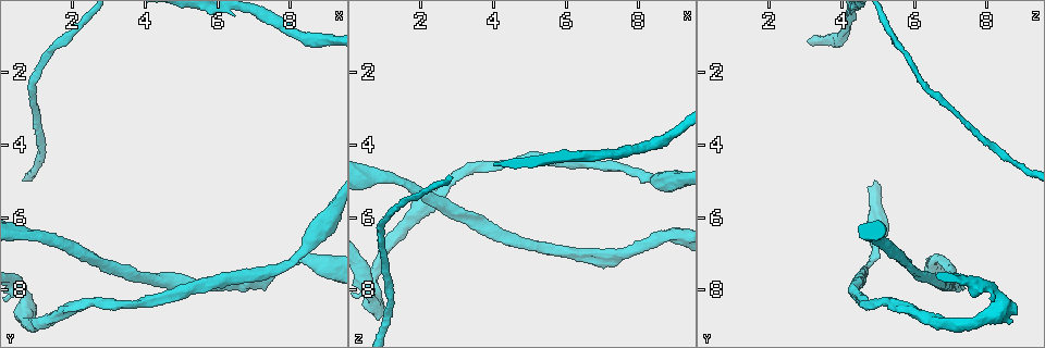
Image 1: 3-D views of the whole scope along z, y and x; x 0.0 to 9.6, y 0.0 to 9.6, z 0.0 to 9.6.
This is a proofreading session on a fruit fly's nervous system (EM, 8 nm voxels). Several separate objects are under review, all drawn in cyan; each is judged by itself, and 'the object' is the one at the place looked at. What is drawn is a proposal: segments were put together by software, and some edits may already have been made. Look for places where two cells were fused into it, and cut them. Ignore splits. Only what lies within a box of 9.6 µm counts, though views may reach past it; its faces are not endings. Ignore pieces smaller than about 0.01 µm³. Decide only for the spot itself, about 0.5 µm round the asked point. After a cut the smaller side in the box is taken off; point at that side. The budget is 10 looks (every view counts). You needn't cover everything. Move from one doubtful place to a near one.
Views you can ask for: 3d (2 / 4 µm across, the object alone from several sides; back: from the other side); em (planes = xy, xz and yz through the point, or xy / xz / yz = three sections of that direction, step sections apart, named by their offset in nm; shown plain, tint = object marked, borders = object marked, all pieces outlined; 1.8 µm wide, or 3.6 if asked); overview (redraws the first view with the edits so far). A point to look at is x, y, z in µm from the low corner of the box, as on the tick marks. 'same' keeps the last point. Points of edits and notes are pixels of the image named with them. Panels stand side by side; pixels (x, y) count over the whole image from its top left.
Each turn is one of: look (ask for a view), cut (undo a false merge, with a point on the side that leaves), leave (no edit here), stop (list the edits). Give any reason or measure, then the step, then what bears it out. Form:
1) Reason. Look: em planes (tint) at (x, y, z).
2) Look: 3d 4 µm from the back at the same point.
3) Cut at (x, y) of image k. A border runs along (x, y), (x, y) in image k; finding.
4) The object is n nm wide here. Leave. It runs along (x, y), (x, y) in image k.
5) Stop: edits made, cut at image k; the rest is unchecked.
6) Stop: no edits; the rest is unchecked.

Abrupt turn. Look: 3d 4 µm at (0.70, 8.35, 8.40).

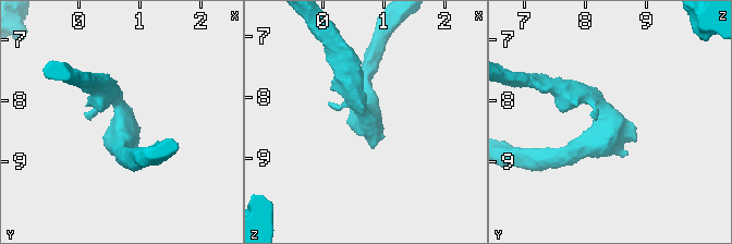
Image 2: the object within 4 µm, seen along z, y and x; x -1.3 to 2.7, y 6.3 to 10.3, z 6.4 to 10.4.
The arms are 240, 300 nm wide. Look: em xz step 4 (plain) at (0.75, 8.30, 8.40).

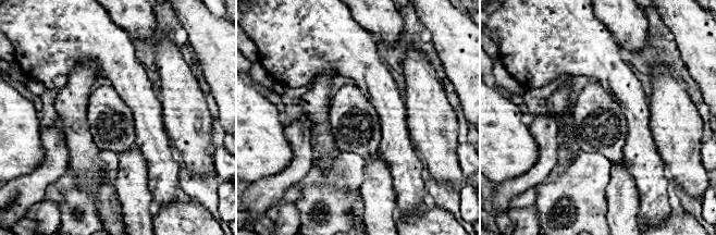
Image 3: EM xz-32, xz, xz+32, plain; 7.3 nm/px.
Where the object lies. Look: em xz step 4 (tint) at the same point.

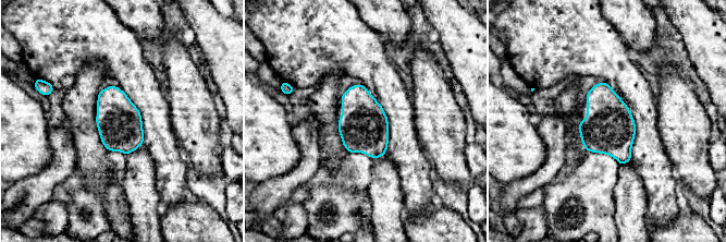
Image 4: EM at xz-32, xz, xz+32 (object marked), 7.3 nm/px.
Leave. One cell here.

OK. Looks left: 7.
Calibre changes. Look: em planes (plain) at (0.65, 6.50, 4.95).

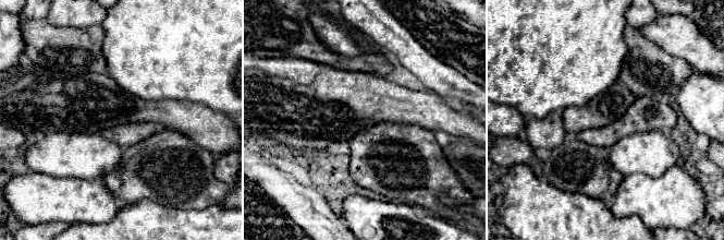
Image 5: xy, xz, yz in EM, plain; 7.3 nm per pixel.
Where the object lies. Look: em planes (tint) at the same point.

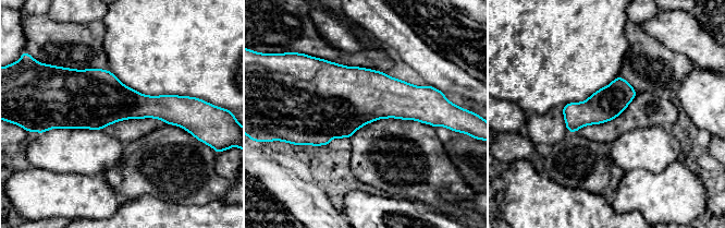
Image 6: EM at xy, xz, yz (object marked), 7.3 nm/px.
Leave. One cell here.

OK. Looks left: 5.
Thick turns thin. Look: 3d 4 µm from the back at (8.80, 7.20, 6.55).

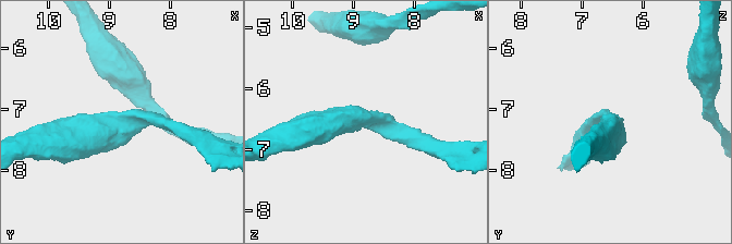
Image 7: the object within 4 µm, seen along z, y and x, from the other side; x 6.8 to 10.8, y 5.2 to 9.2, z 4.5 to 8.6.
The arms are 200, 460 nm wide. Look: em 3.6 µm planes (borders) at (8.80, 7.30, 6.50).

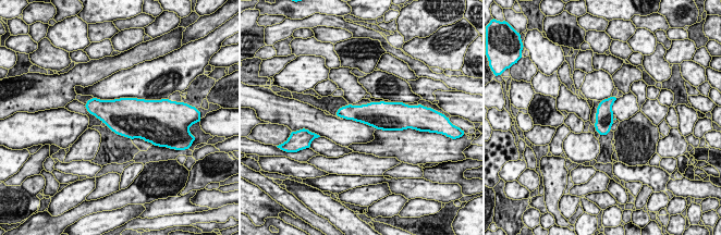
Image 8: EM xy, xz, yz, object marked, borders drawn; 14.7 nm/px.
Leave. Continuous, no second cell.

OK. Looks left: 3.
Branch point. Look: em planes (plain) at (6.35, 7.85, 7.00).

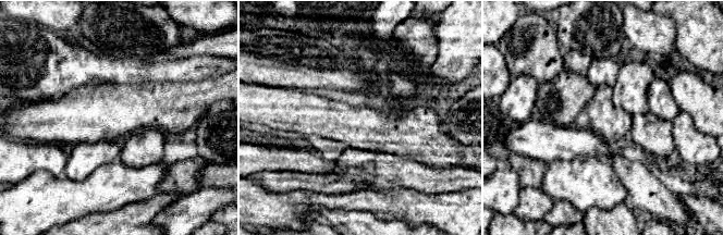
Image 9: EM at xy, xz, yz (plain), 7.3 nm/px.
Look: em planes (tint) at the same point.

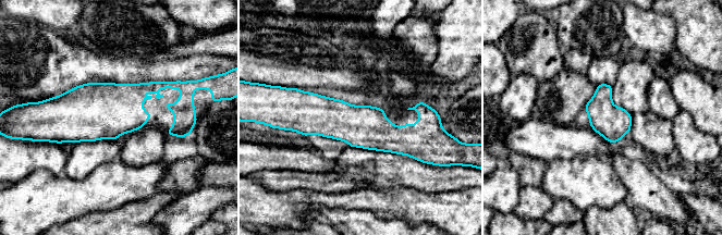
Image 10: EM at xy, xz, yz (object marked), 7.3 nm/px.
Leave. Continuous, no second cell.

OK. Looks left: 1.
Stop: no edits; the rest is unchecked.

